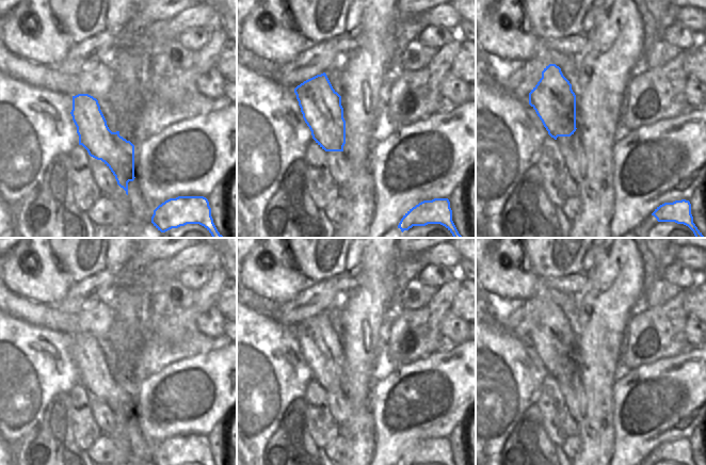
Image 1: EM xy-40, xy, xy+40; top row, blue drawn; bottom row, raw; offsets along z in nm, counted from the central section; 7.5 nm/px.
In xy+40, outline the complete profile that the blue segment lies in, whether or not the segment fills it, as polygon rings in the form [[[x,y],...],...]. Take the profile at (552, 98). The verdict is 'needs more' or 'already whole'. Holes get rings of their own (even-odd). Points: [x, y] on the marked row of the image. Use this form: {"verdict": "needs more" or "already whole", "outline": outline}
{"verdict": "already whole", "outline": [[[556,64],[542,71],[542,78],[529,93],[529,105],[555,140],[576,131],[576,95]]]}

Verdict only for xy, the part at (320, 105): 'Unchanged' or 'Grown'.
Unchanged.

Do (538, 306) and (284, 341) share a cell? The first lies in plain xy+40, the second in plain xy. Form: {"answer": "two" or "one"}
{"answer": "two"}

